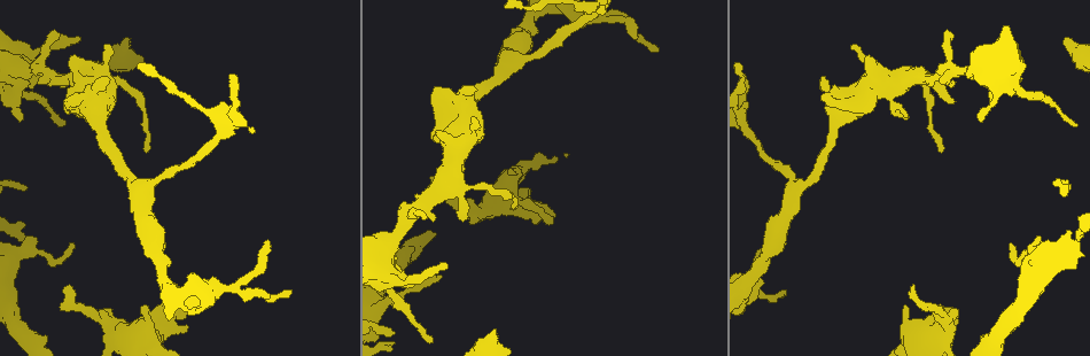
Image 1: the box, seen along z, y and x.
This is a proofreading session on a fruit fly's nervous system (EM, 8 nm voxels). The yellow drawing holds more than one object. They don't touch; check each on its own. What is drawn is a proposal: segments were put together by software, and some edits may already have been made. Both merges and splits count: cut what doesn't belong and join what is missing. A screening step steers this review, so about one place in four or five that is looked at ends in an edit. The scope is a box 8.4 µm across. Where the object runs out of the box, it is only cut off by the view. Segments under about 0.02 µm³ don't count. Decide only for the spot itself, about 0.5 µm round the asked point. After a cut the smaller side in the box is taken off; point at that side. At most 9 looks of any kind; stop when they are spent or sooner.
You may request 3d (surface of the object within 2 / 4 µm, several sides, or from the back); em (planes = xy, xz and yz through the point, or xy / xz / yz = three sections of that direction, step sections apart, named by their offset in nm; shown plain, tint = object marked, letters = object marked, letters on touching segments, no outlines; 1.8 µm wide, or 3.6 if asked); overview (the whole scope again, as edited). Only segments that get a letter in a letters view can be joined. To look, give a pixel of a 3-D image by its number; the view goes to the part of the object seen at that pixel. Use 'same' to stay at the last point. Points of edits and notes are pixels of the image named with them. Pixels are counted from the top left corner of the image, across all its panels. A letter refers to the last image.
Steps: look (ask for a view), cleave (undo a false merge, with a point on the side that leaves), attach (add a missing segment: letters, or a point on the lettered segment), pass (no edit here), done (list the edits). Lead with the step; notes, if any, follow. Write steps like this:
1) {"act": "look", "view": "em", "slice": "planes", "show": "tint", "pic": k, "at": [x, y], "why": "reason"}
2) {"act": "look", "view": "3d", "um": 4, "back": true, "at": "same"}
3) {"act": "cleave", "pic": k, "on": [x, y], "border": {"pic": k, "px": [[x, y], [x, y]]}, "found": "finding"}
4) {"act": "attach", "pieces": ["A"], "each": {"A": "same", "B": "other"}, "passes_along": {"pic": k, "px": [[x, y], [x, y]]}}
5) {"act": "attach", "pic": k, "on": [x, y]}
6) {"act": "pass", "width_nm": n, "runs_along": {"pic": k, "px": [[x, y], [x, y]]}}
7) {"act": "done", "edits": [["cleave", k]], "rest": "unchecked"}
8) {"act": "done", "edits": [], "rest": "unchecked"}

{"act": "look", "view": "em", "slice": "planes", "show": "letters", "pic": 1, "at": [918, 77], "why": "a narrow waist"}

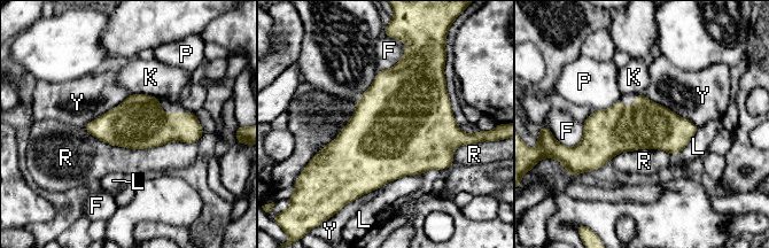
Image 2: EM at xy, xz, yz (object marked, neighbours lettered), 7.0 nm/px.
{"act": "pass", "width_nm": 340, "longest_contact_nm": ["R", 800], "each": {"F": "other", "K": "other", "L": "other", "P": "other", "R": "other", "Y": "other"}, "found": "continuous, no second neuron"}

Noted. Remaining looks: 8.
{"act": "look", "view": "3d", "um": 2, "pic": 1, "at": [438, 276], "why": "free end"}

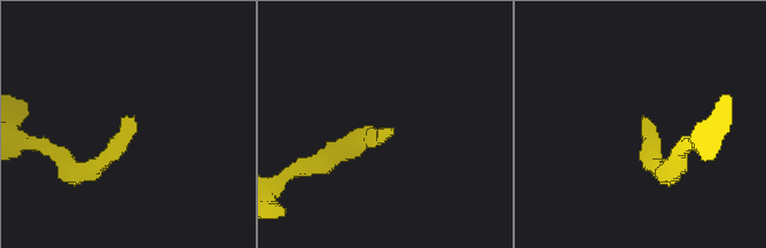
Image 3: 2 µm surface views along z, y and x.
{"act": "look", "view": "em", "um": 3.6, "slice": "xz", "step": 16, "show": "letters", "pic": 3, "at": [390, 129]}

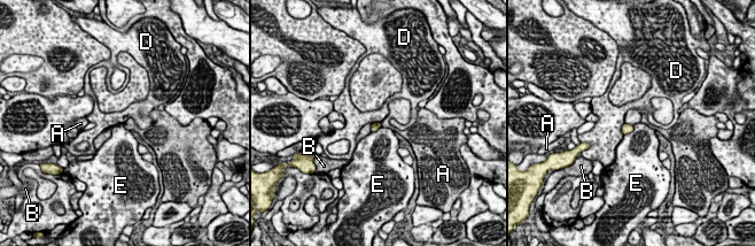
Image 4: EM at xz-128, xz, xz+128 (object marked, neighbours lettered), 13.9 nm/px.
{"act": "look", "view": "em", "um": 3.6, "slice": "planes", "show": "letters", "at": "same"}

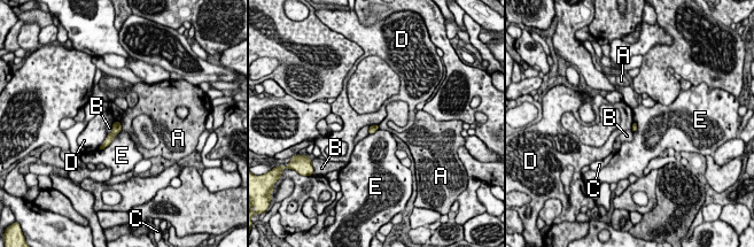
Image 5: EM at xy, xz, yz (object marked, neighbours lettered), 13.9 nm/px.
{"act": "pass", "each": {"A": "other", "B": "other", "C": "other", "D": "other", "E": "other"}, "border": {"pic": 5, "px": [[119, 122], [122, 130]]}, "found": "none of them fits"}

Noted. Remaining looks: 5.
{"act": "look", "view": "3d", "um": 2, "pic": 1, "at": [913, 284], "why": "thin end"}

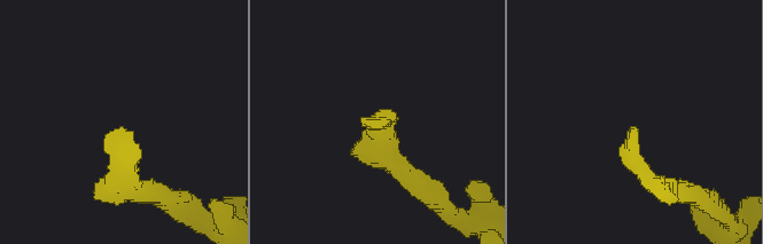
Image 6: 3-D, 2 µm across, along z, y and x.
{"act": "look", "view": "em", "slice": "planes", "show": "letters", "pic": 6, "at": [377, 127], "why": "need the tissue"}

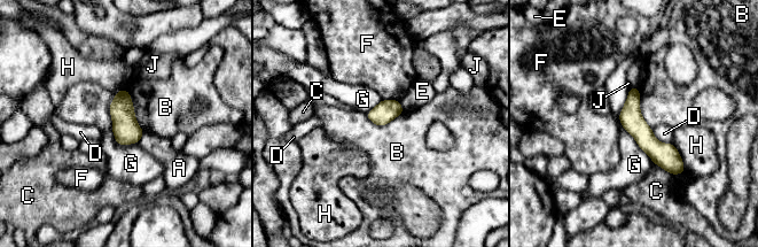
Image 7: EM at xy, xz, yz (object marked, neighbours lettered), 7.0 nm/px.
{"act": "pass", "width_nm": 160, "each": {"A": "other", "B": "other", "C": "other", "D": "other", "E": "other", "F": "other", "G": "other", "H": "other", "J": "other"}, "border": {"pic": 7, "px": [[124, 89], [143, 131]]}, "found": "no lettered segment goes on from it"}

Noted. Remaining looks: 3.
{"act": "look", "view": "3d", "um": 2, "pic": 1, "at": [512, 171], "why": "an open end"}

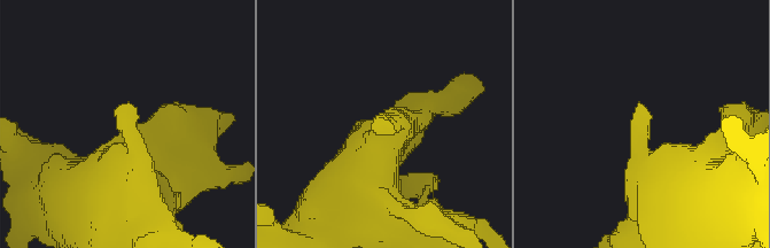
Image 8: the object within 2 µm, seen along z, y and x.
{"act": "look", "view": "em", "slice": "yz", "step": 8, "show": "tint", "pic": 8, "at": [638, 105], "why": "shape alone is not enough"}

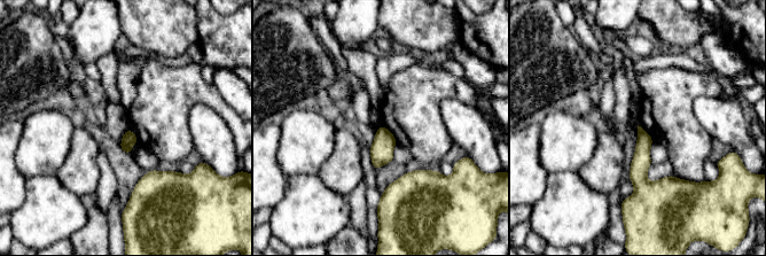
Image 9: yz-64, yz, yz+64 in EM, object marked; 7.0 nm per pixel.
{"act": "look", "view": "em", "slice": "yz", "step": 8, "show": "letters", "at": "same"}

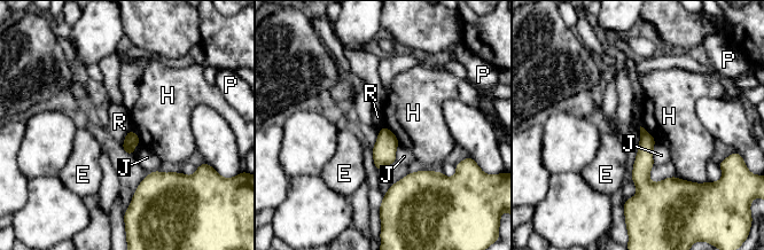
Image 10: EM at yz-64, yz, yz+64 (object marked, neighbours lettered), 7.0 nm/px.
{"act": "pass", "each": {"E": "other", "H": "other", "J": "other", "P": "other", "R": "other"}, "runs_along": {"pic": 10, "px": [[642, 132], [644, 185], [649, 196]]}, "found": "none of them fits"}

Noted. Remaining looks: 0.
{"act": "done", "edits": [], "rest": "unchecked"}

